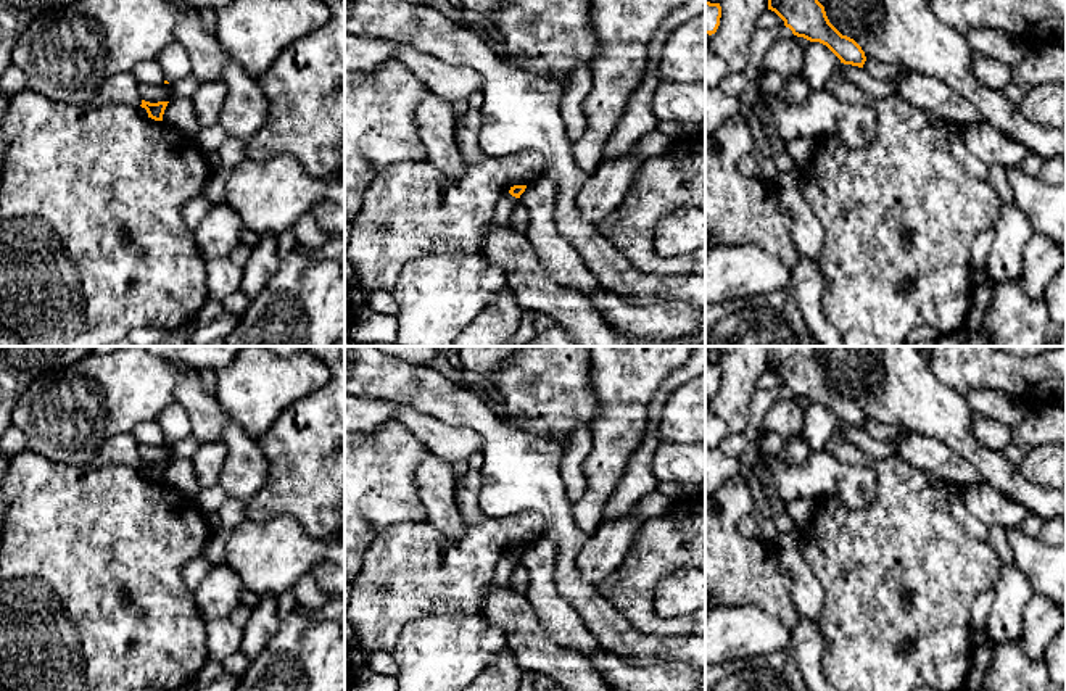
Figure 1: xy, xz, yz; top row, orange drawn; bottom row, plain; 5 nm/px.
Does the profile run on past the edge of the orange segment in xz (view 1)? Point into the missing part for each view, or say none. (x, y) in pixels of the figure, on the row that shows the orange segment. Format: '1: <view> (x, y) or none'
1: none

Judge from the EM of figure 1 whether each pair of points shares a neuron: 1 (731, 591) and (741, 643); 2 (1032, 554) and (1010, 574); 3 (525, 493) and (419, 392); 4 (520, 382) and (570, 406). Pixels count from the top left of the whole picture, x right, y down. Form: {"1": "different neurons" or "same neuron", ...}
{"1": "different neurons", "2": "different neurons", "3": "same neuron", "4": "same neuron"}

